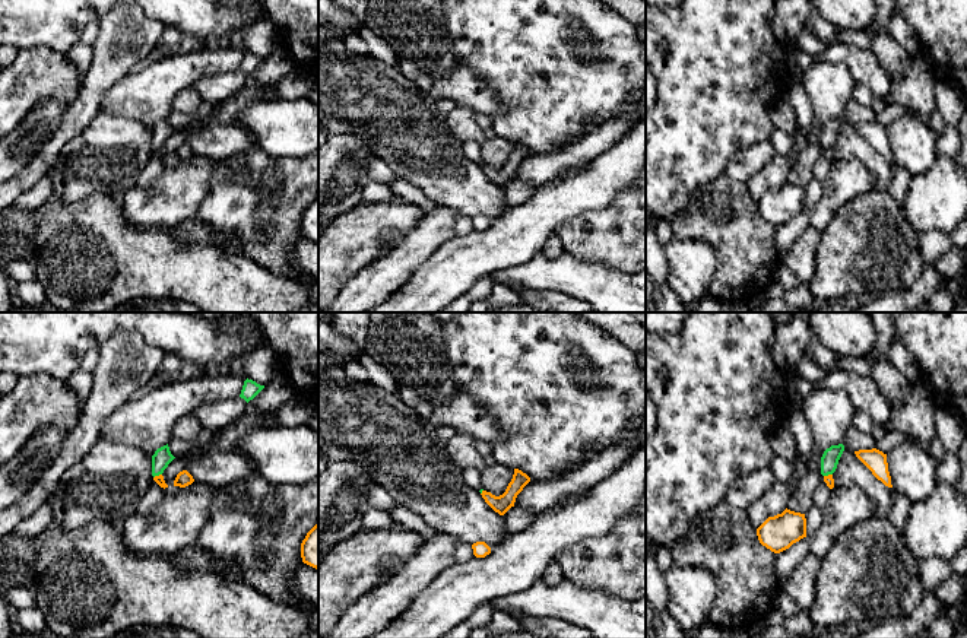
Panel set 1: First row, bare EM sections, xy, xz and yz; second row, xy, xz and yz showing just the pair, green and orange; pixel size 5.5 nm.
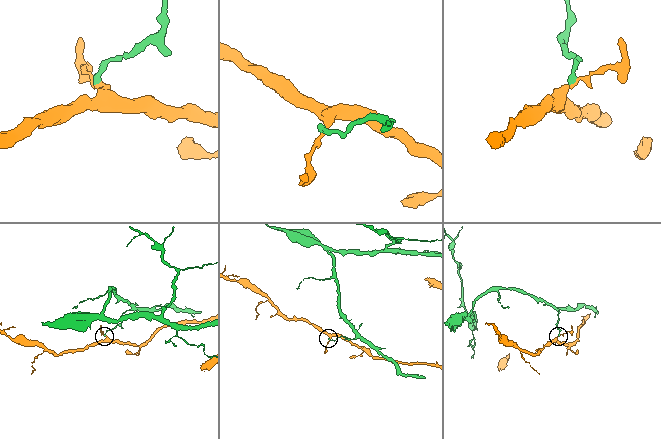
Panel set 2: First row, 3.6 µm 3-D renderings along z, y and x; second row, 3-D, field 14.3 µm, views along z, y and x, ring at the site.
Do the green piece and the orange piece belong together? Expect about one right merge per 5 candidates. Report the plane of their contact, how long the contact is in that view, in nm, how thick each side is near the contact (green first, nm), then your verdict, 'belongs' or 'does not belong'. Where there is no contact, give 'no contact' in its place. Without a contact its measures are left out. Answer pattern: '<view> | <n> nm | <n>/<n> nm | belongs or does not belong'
xy | 50 nm | 100/50 nm | does not belong

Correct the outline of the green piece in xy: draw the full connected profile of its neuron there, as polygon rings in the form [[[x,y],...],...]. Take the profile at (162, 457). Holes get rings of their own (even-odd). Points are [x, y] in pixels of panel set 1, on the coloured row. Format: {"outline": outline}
{"outline": [[[168,444],[158,448],[152,456],[152,476],[162,474],[174,458],[175,457],[171,454]]]}

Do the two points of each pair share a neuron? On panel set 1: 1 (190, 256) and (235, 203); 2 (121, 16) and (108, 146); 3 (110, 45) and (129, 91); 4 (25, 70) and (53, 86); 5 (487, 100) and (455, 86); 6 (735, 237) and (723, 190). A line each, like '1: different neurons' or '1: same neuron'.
1: different neurons
2: different neurons
3: different neurons
4: same neuron
5: same neuron
6: same neuron

